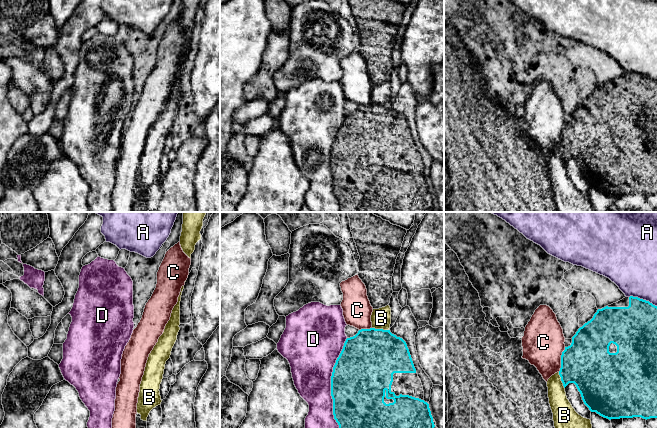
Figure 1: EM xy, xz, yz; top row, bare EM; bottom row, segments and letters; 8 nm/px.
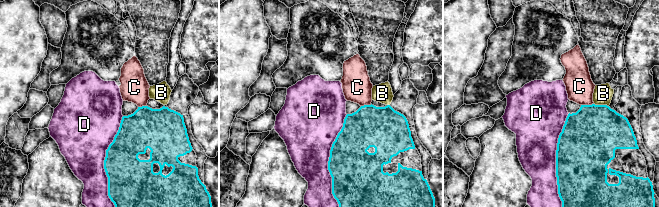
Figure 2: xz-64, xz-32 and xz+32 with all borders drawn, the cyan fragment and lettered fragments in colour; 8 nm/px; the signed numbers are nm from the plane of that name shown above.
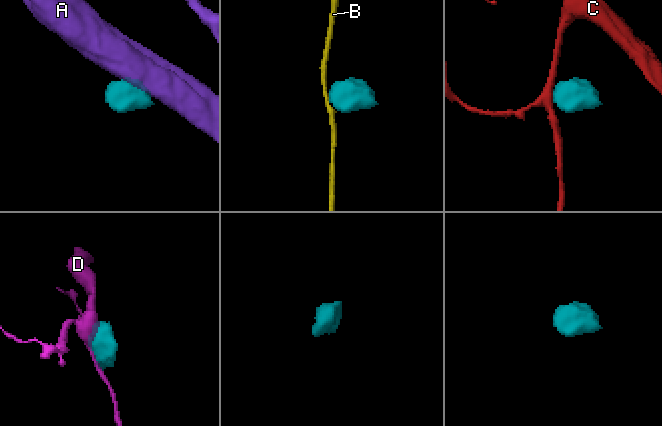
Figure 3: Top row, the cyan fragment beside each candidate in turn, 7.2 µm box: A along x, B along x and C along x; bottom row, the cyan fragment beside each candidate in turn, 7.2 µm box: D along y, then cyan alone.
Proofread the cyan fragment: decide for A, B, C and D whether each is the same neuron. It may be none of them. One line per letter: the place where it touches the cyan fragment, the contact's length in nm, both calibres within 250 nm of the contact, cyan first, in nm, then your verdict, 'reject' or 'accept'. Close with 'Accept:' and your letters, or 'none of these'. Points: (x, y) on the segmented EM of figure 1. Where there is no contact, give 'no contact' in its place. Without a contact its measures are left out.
A: contact yz (642, 299); length 240 nm; calibres 360 and 360 nm; reject
B: contact xz (380, 329); length 140 nm; calibres 440 and 160 nm; reject
C: contact yz (561, 359); length 200 nm; calibres 400 and 340 nm; reject
D: contact xz (331, 383); length 700 nm; calibres 460 and 360 nm; reject
Accept: none of these

